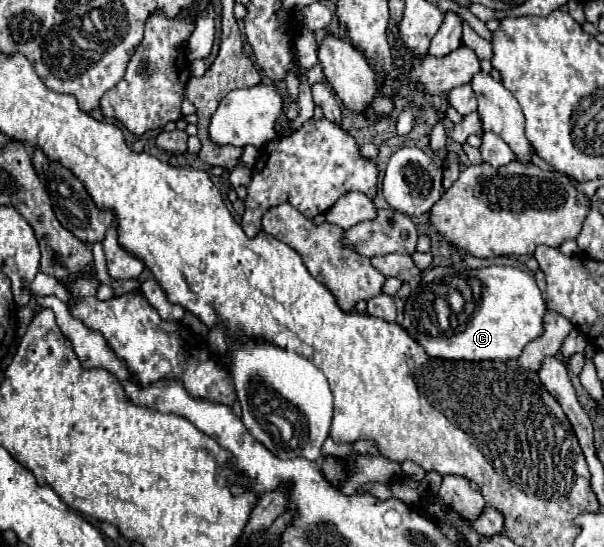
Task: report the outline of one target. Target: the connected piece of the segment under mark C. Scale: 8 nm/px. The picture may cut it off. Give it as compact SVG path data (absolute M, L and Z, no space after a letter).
M506 265L472 271L470 275L482 281L482 299L472 305L472 311L460 313L446 309L448 303L442 299L444 291L436 287L436 281L442 281L444 275L450 275L450 269L434 267L428 271L422 277L422 283L410 293L404 307L402 327L426 349L430 357L466 361L516 359L532 339L544 333L544 313L548 307L532 273Z

